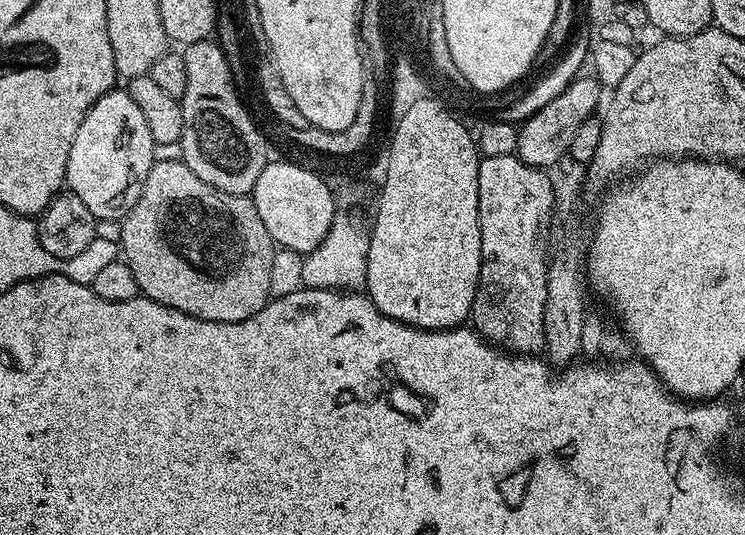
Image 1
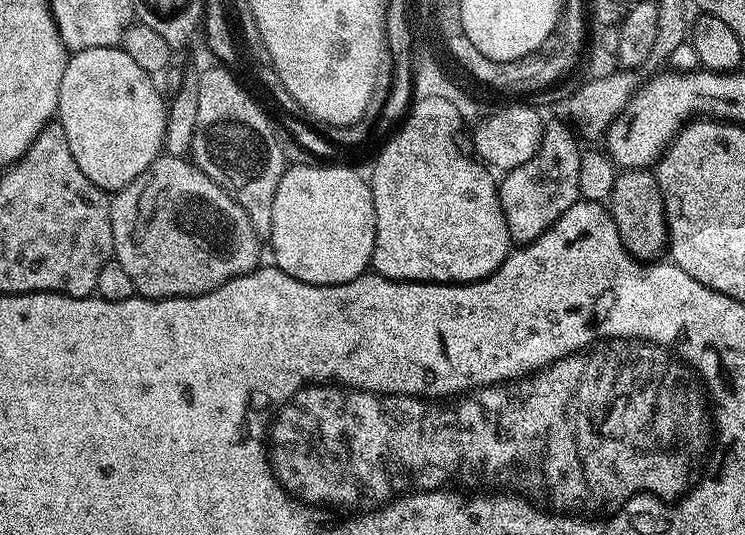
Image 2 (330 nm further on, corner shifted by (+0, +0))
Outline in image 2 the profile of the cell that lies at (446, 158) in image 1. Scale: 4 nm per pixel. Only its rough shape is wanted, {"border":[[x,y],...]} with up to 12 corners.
{"border":[[408,109],[371,165],[371,267],[474,284],[508,259],[497,177]]}

